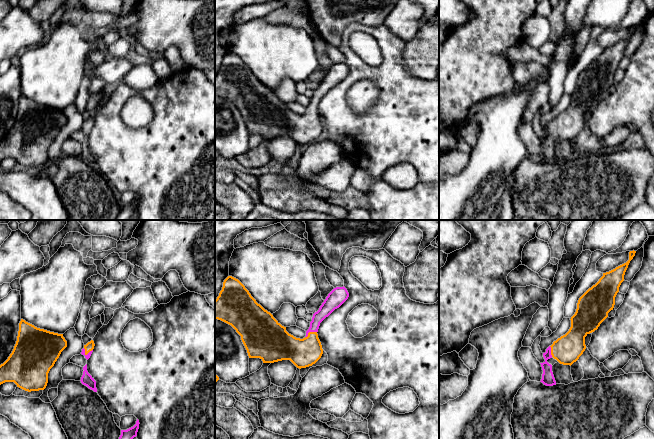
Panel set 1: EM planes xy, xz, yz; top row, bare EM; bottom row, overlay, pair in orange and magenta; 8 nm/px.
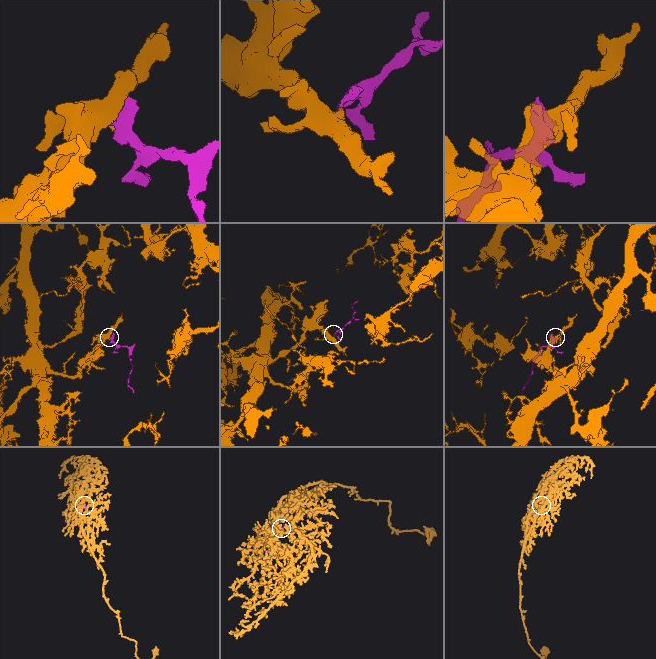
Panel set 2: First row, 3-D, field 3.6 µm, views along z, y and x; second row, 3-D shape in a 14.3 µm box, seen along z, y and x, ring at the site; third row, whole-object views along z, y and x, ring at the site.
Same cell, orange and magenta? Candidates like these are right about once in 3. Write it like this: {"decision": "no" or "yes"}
{"decision": "yes"}

